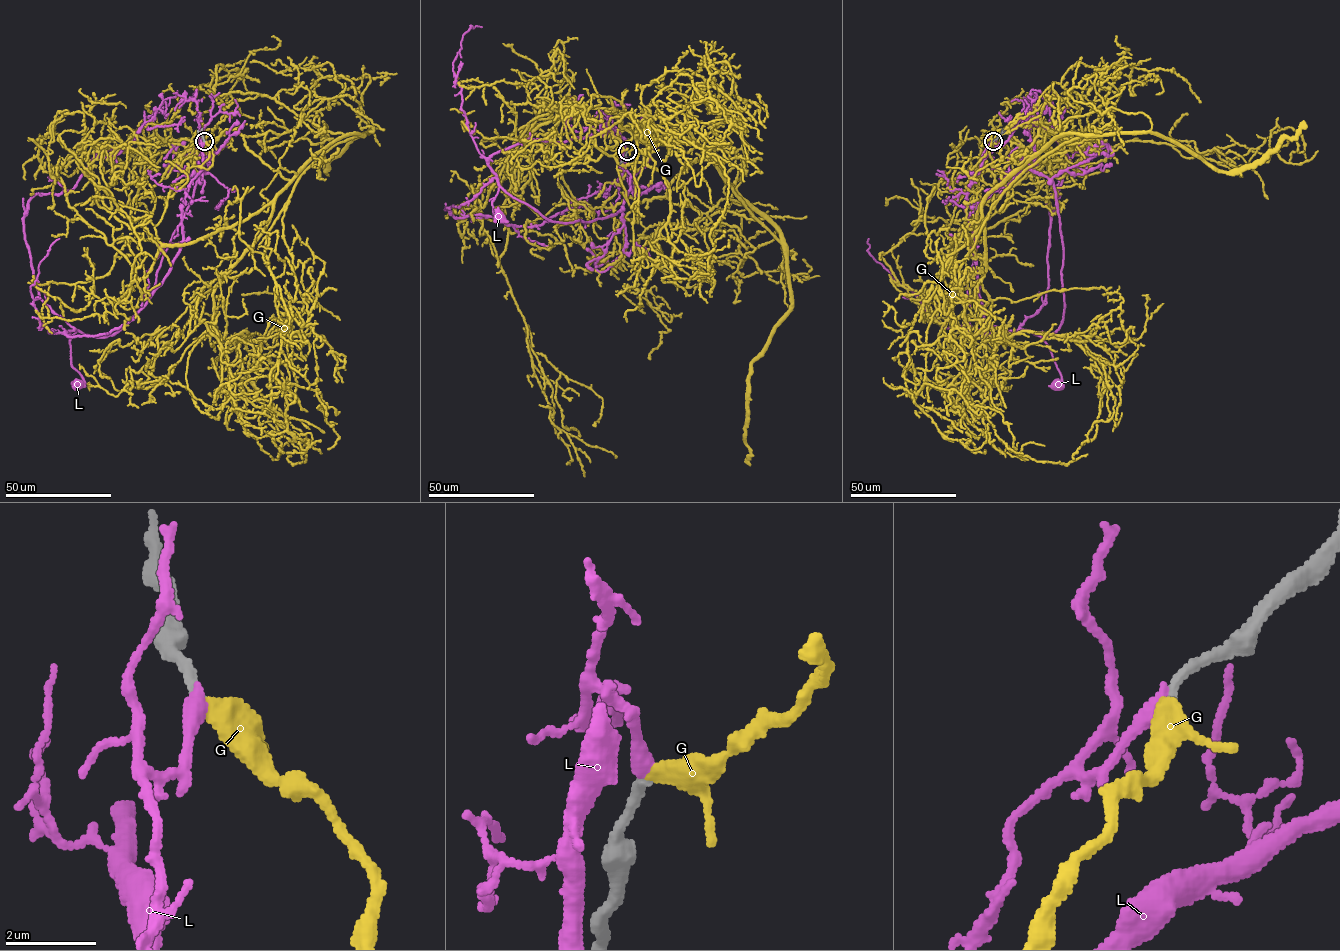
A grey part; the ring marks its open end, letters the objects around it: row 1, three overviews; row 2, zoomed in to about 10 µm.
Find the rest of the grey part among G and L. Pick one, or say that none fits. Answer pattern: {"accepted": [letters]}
{"accepted": ["G"]}

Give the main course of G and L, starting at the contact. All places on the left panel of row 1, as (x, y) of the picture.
G: (204, 141), (164, 244), (359, 135), (265, 250), (343, 382)
L: (204, 141), (181, 213), (182, 244), (163, 282), (118, 328), (66, 331), (76, 329), (69, 344), (78, 385)

